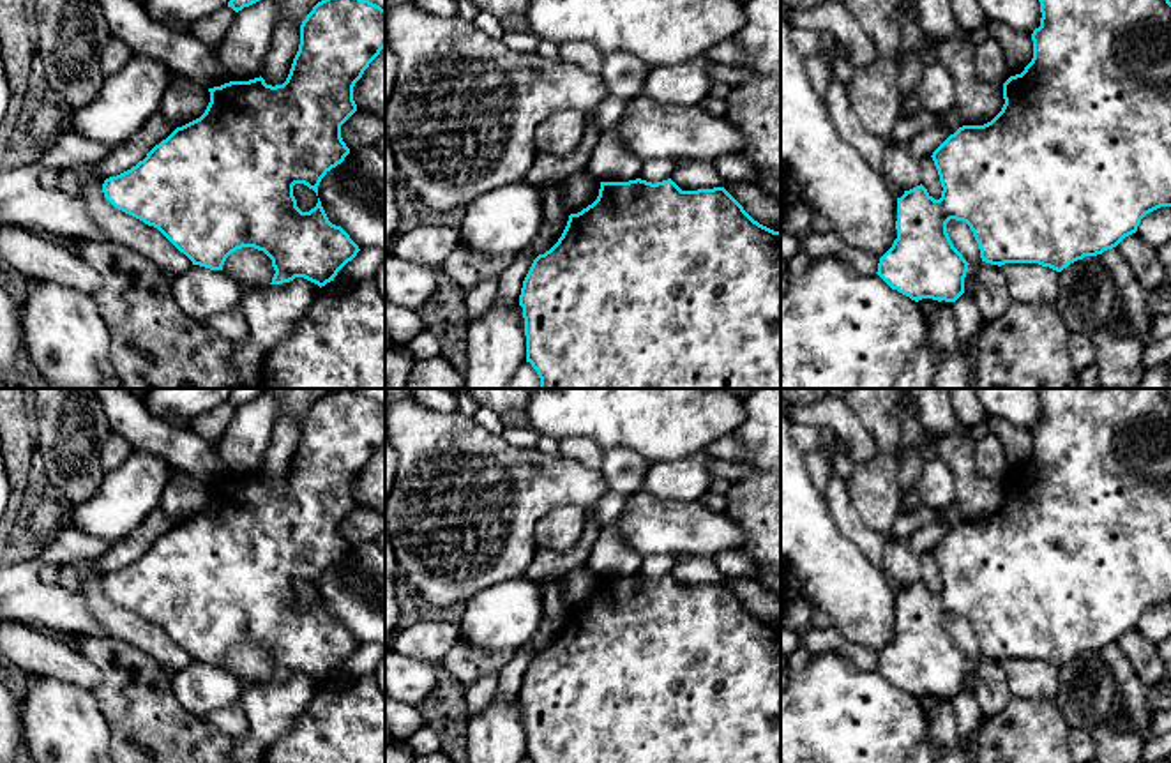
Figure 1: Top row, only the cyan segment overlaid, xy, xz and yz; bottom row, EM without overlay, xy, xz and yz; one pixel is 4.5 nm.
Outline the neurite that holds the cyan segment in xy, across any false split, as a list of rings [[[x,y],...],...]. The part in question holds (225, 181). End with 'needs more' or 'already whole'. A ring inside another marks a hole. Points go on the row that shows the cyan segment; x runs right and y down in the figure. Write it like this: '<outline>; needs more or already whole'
[[[321,0],[318,2],[300,25],[298,51],[293,58],[290,74],[283,85],[276,85],[276,87],[267,85],[265,79],[260,76],[249,81],[230,81],[221,87],[208,88],[210,102],[205,113],[200,118],[182,127],[177,127],[166,140],[155,145],[147,154],[147,157],[140,161],[136,166],[132,166],[131,170],[117,177],[106,178],[102,184],[104,198],[115,208],[143,221],[148,226],[157,228],[180,253],[184,253],[193,261],[193,265],[200,265],[210,270],[223,270],[223,265],[231,253],[242,247],[254,247],[258,251],[263,251],[272,260],[272,267],[276,274],[270,284],[283,284],[283,283],[293,281],[295,277],[304,277],[318,284],[320,288],[325,286],[327,283],[334,281],[337,272],[348,261],[351,261],[360,249],[341,226],[336,226],[329,221],[320,198],[314,208],[311,208],[309,212],[302,212],[297,207],[297,200],[293,196],[293,185],[304,184],[309,189],[313,189],[318,196],[318,185],[321,178],[332,168],[341,164],[344,157],[350,154],[350,148],[341,138],[341,125],[357,111],[357,104],[353,101],[355,83],[362,78],[364,71],[380,55],[383,48],[385,48],[385,9],[382,9],[380,5],[369,0]]]; already whole

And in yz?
[[[1039,0],[1040,26],[1033,30],[1033,58],[1021,74],[1003,83],[1005,104],[1001,111],[984,125],[963,125],[950,134],[934,152],[933,161],[941,182],[941,198],[934,200],[920,184],[897,198],[897,238],[880,258],[878,276],[899,293],[918,302],[922,298],[956,302],[964,293],[968,261],[954,247],[947,223],[963,221],[973,231],[980,258],[991,265],[1039,263],[1061,272],[1084,256],[1097,256],[1116,247],[1125,237],[1137,231],[1141,219],[1160,208],[1171,207],[1171,2],[1169,0]]]; already whole

